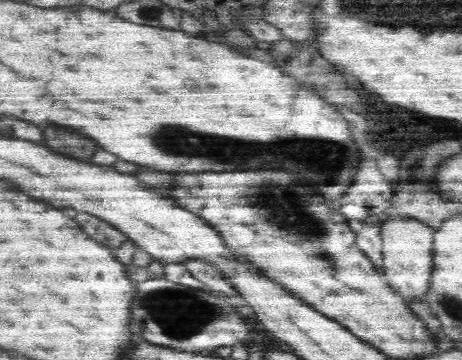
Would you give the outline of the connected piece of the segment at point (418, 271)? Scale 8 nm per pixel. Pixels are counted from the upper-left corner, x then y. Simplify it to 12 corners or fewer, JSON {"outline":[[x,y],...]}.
{"outline":[[389,213],[378,224],[384,282],[421,298],[434,230]]}

